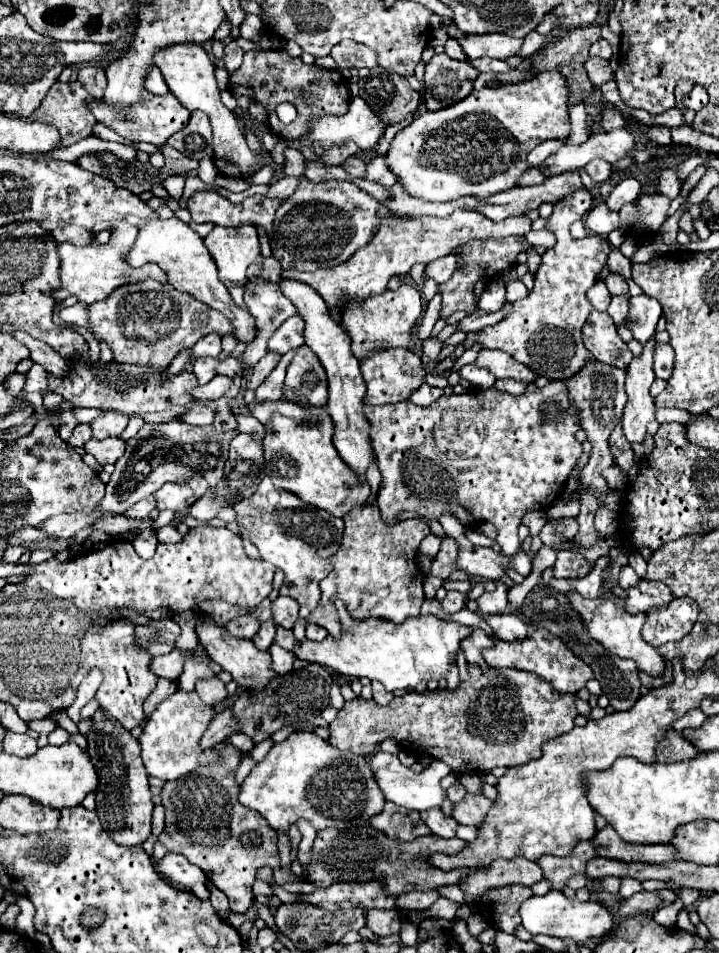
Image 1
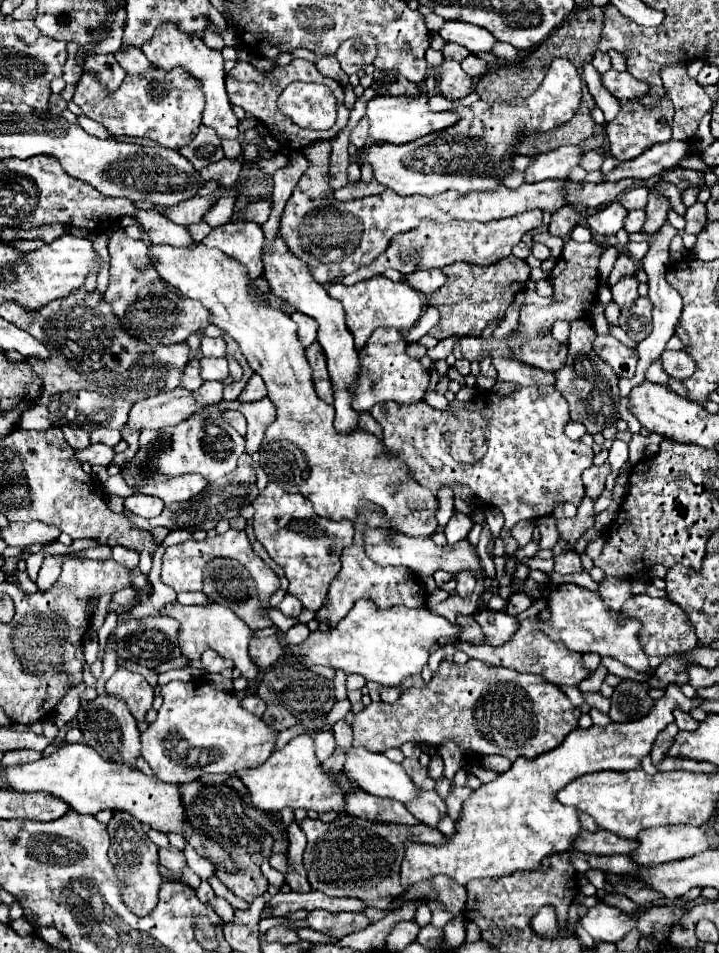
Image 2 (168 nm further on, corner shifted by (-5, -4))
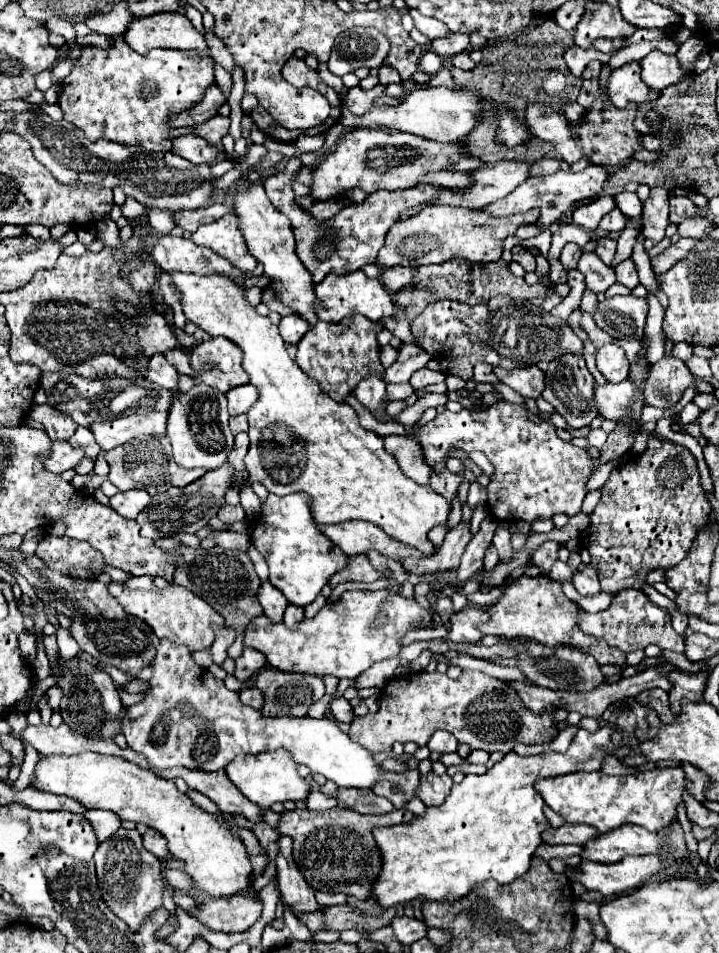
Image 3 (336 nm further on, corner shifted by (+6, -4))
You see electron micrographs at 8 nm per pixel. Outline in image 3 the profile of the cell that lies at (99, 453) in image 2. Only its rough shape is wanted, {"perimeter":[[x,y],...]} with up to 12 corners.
{"perimeter":[[53,442],[43,464],[51,472],[75,468],[83,450],[69,442]]}

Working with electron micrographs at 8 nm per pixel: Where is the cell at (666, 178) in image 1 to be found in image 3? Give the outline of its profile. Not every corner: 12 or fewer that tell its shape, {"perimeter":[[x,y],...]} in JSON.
{"perimeter":[[631,218],[617,240],[617,254],[611,264],[631,256],[637,244],[641,218]]}

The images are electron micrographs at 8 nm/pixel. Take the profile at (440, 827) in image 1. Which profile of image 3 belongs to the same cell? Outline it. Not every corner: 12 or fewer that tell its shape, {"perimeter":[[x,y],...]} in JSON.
{"perimeter":[[383,770],[383,782],[375,794],[395,808],[417,796],[419,772],[391,774]]}

